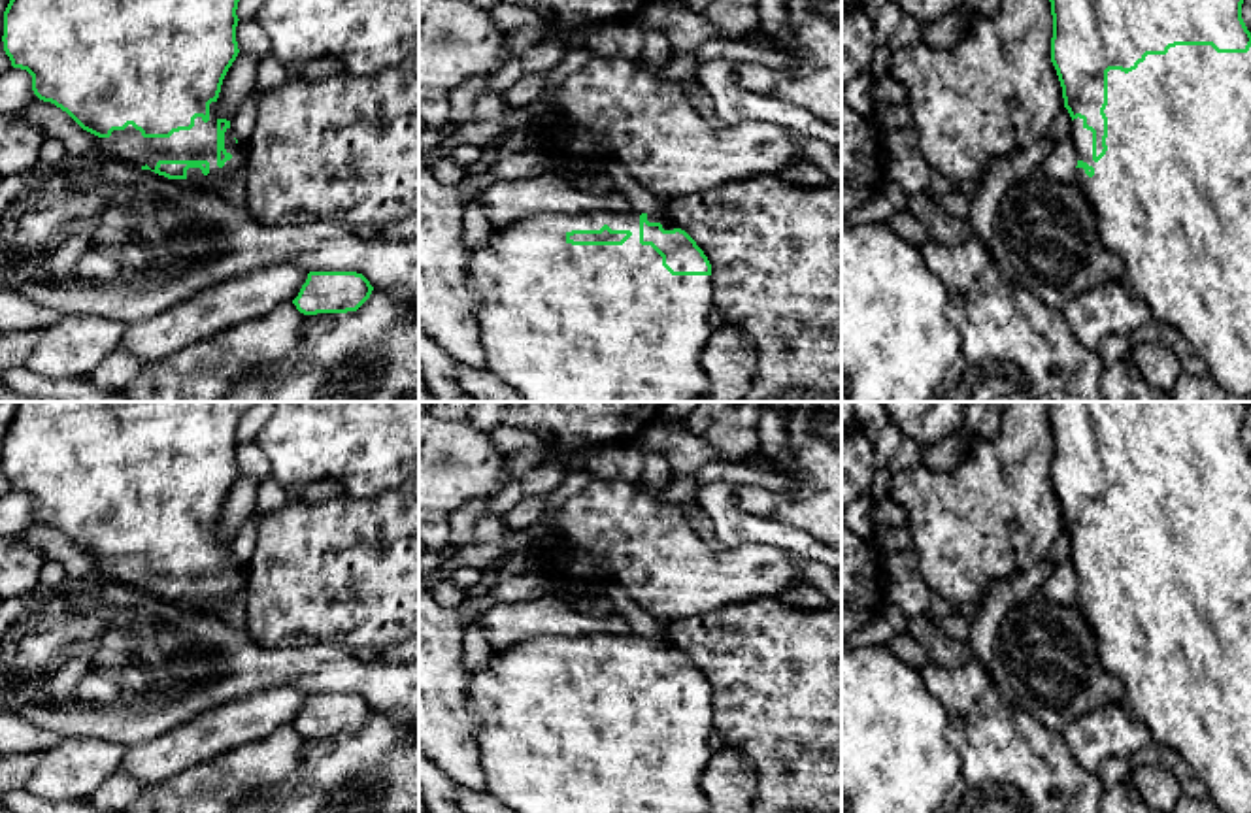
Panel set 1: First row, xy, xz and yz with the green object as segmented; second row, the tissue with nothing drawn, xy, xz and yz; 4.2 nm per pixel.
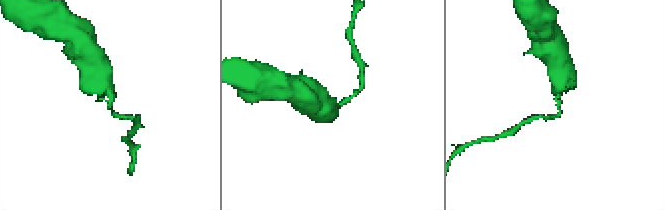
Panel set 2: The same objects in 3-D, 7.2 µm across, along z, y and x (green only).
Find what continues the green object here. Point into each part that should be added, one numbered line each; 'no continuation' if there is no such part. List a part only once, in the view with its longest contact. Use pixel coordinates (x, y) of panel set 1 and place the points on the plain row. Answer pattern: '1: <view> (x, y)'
1: yz (1172, 617)

